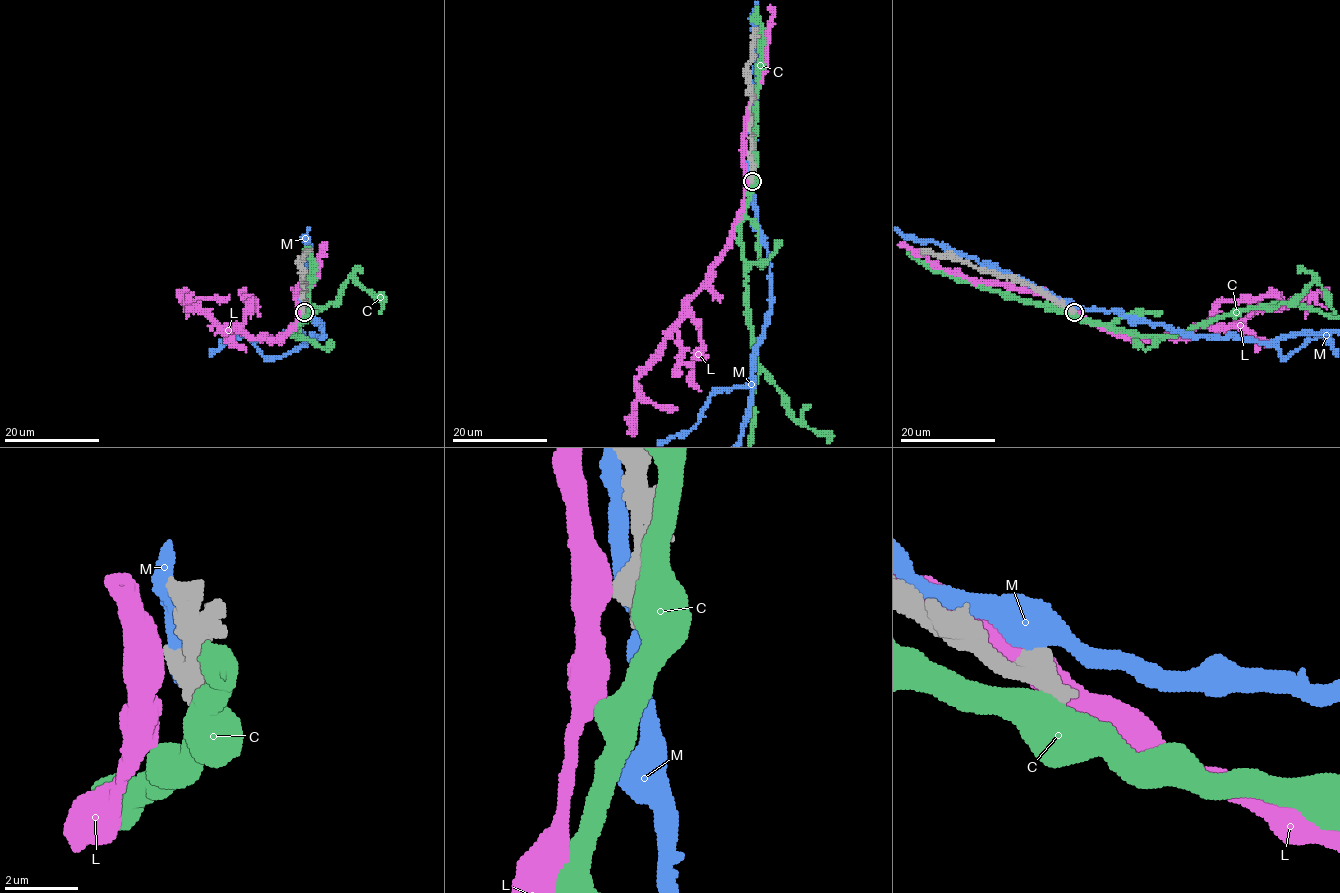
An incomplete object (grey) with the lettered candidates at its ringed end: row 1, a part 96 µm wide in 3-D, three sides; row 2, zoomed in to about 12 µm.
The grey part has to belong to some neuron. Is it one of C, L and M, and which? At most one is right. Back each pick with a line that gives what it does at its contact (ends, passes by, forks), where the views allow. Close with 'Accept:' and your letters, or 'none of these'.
Accept: none of these

